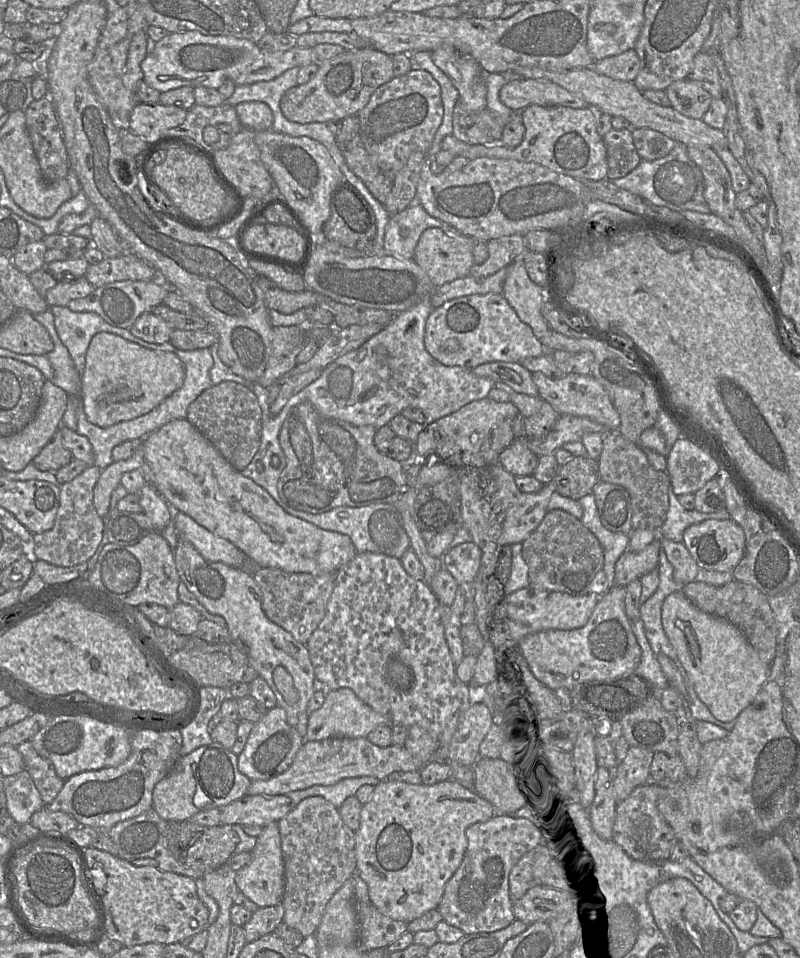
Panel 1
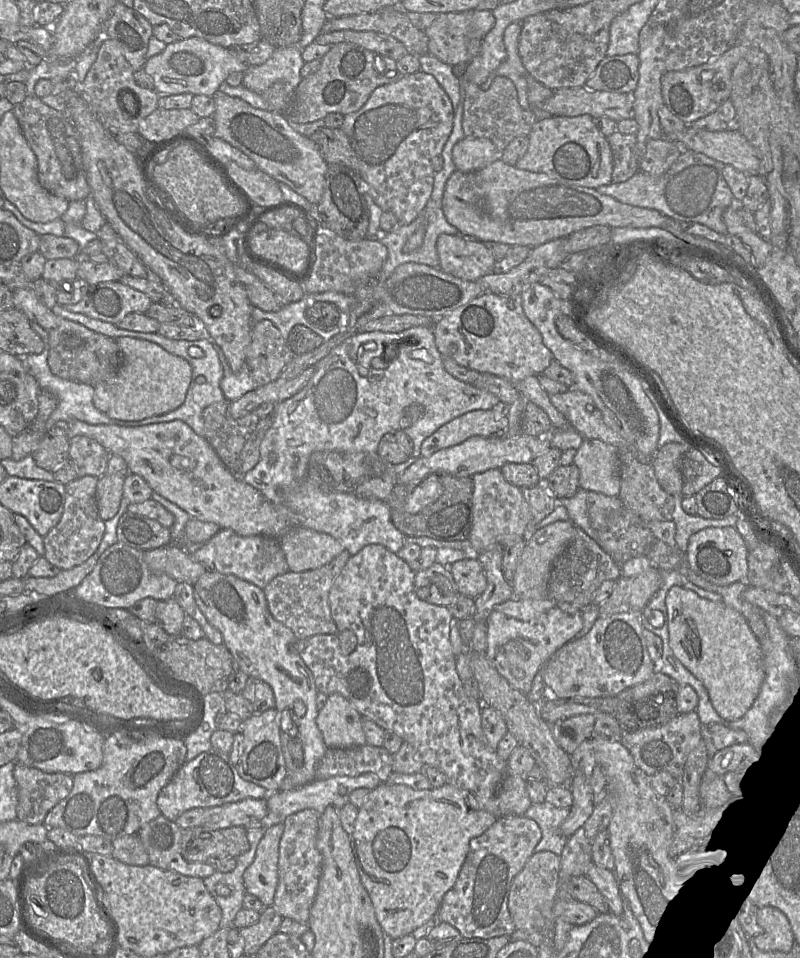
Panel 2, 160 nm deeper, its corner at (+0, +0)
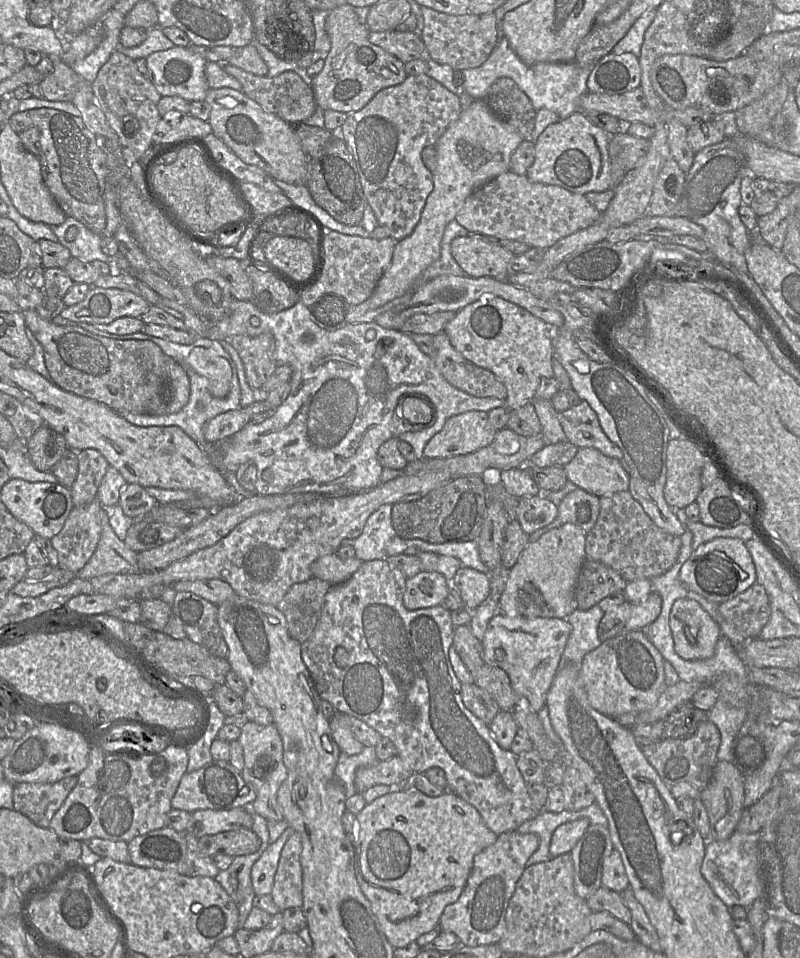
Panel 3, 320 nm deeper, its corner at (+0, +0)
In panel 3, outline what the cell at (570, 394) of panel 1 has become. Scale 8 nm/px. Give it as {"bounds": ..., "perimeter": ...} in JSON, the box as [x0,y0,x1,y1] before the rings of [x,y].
{"bounds":[558,401,623,459],"perimeter":[[[586,401],[558,413],[558,419],[568,442],[574,447],[595,448],[607,457],[623,459],[621,449],[606,436],[596,413]]]}

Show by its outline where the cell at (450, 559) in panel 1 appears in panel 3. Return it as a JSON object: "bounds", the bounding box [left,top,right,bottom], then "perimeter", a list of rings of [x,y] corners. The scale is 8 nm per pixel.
{"bounds":[452,567,491,610],"perimeter":[[[461,567],[455,573],[452,580],[462,598],[467,610],[476,610],[491,593],[490,581],[484,573],[467,567]]]}

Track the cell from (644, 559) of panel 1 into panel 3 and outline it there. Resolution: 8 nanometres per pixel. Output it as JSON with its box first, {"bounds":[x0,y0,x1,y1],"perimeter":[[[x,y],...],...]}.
{"bounds":[598,592,661,642],"perimeter":[[[651,592],[641,603],[626,601],[609,608],[598,625],[599,639],[603,642],[627,631],[645,630],[658,618],[661,606],[661,596]]]}

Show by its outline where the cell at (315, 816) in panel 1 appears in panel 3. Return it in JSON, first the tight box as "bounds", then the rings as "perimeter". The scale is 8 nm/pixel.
{"bounds":[271,832,302,911],"perimeter":[[[293,832],[282,849],[271,892],[272,899],[280,911],[302,908],[301,852],[300,836]]]}

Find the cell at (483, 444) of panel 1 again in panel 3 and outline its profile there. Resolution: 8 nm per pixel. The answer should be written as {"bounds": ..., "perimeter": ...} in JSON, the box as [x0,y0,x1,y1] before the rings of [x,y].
{"bounds":[424,412,496,458],"perimeter":[[[466,412],[445,422],[441,431],[426,444],[424,458],[451,458],[471,454],[490,445],[496,434],[486,412]]]}

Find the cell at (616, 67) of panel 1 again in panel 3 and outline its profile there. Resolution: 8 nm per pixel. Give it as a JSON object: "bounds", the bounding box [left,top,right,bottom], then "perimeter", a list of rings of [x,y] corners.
{"bounds":[588,53,641,94],"perimeter":[[[632,53],[606,54],[592,68],[588,79],[589,92],[622,94],[637,88],[641,82],[641,67]]]}

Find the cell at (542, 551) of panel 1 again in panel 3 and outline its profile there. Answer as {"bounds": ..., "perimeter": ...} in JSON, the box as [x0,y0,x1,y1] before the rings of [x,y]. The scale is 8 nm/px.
{"bounds":[574,559,627,610],"perimeter":[[[586,559],[574,592],[577,609],[588,610],[608,595],[624,591],[626,584],[627,581],[615,570],[600,562]]]}

